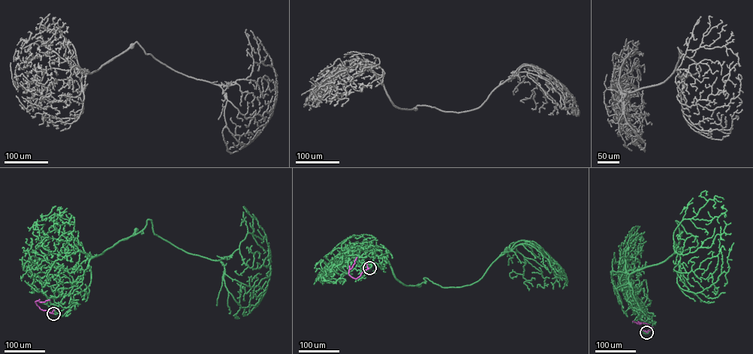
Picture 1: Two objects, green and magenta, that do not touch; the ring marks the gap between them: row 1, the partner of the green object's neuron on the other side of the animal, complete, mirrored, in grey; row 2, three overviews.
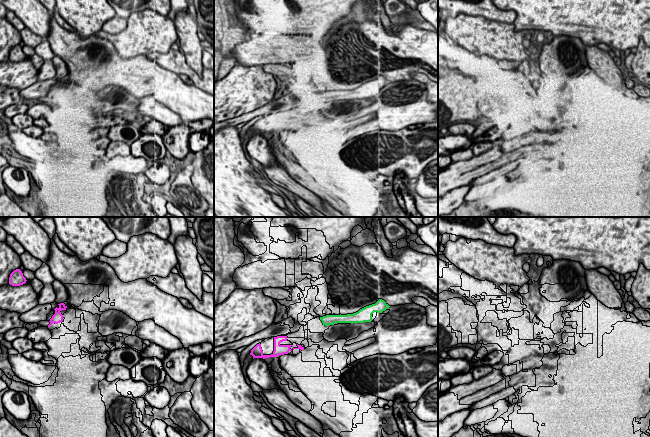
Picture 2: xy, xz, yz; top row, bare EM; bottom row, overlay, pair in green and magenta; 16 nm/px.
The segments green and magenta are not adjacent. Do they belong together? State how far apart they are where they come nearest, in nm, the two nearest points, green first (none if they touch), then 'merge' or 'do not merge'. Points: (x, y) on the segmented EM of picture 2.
480 nm | xz (323, 324), (303, 347) | do not merge

